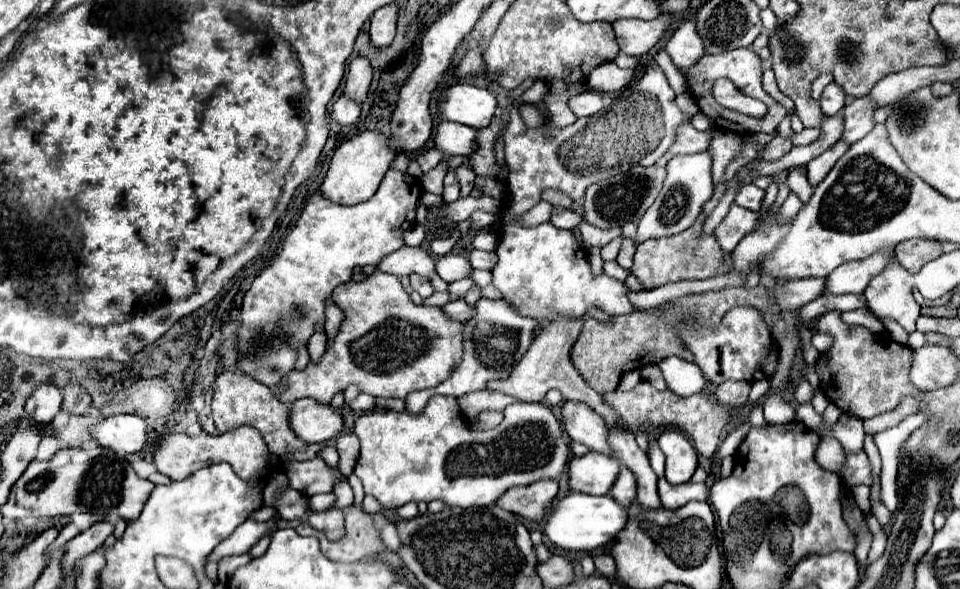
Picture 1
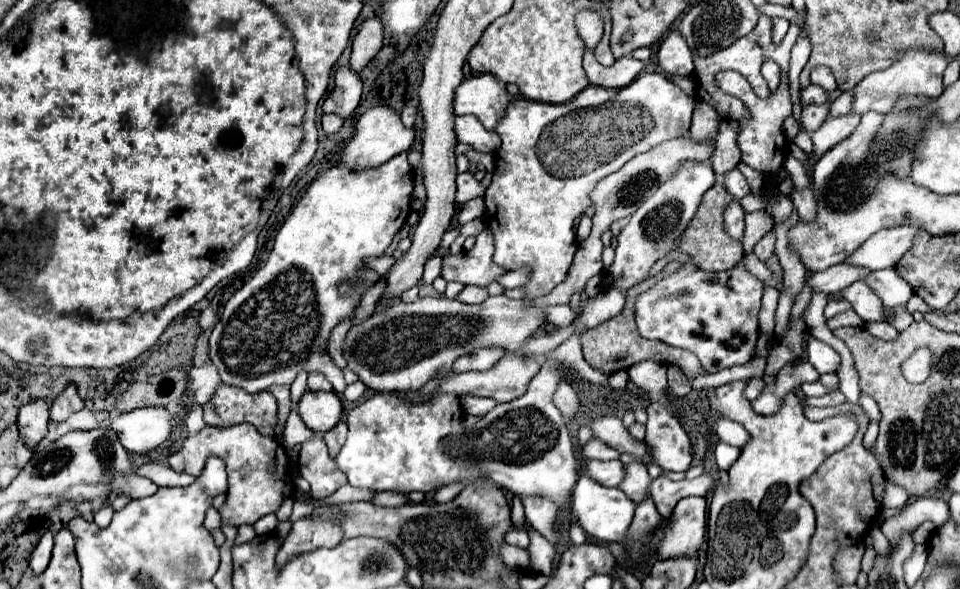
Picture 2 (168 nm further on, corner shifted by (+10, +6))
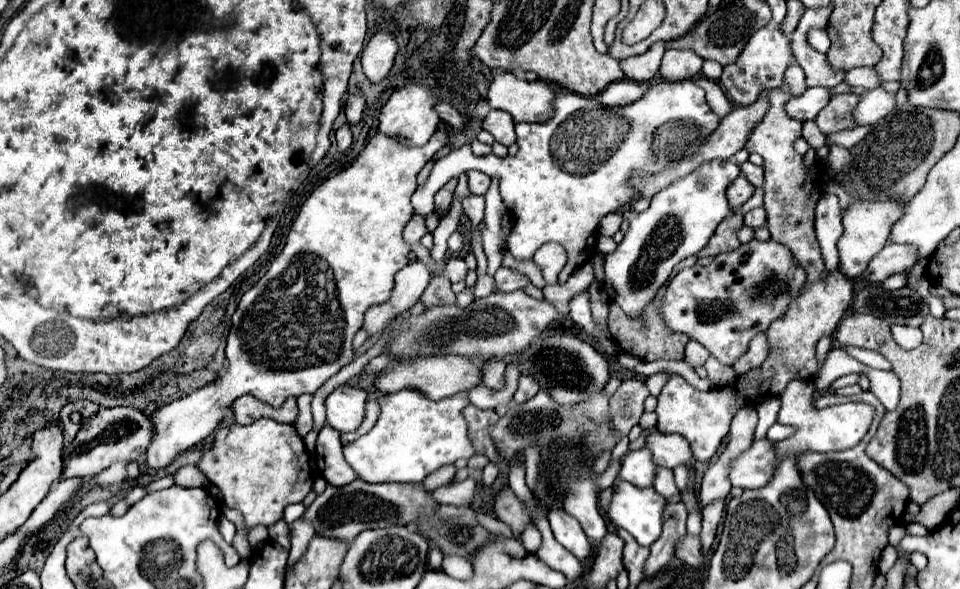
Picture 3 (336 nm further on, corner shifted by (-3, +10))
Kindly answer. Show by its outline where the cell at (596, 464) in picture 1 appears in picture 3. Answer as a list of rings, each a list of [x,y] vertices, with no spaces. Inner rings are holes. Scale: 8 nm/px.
[[[641,448],[627,454],[627,458],[621,464],[619,478],[625,482],[631,482],[633,486],[647,488],[653,484],[655,472],[657,472],[657,466],[651,458],[651,452],[647,448]]]

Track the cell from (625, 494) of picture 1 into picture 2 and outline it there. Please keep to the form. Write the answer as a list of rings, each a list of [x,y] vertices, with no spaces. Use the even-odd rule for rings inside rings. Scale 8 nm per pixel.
[[[632,462],[624,470],[626,470],[626,474],[624,474],[624,480],[622,480],[622,484],[618,488],[630,500],[634,500],[638,504],[638,502],[642,502],[646,498],[648,488],[650,488],[650,476],[646,472],[646,466],[640,464],[640,462]]]

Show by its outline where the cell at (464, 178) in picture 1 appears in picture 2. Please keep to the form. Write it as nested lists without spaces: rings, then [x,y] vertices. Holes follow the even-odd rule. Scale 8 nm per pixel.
[[[464,172],[464,174],[458,174],[456,176],[456,202],[458,204],[464,204],[464,202],[468,202],[468,200],[472,200],[472,198],[478,198],[478,196],[484,196],[484,186],[482,186],[482,182],[478,182],[476,178],[474,178],[474,174],[472,172]]]

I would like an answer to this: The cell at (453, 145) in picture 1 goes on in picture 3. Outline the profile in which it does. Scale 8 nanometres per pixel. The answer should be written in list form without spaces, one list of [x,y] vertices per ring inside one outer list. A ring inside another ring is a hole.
[[[491,110],[483,120],[483,128],[495,136],[495,140],[503,146],[511,146],[515,142],[515,122],[513,116],[503,110]]]

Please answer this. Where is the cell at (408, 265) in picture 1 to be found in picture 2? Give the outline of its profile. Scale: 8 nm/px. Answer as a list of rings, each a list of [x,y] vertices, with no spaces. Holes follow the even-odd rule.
[[[430,256],[424,264],[424,284],[432,284],[432,280],[436,276],[440,276],[440,268],[442,268],[442,258],[440,256]]]

